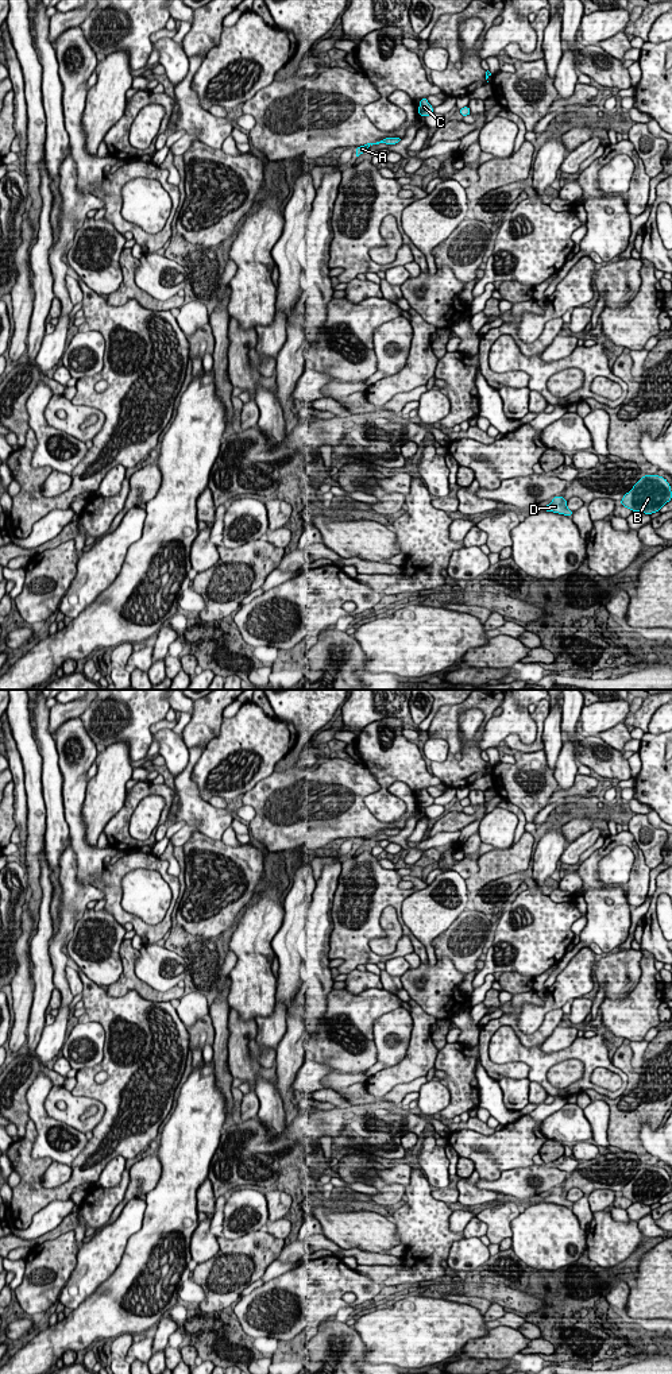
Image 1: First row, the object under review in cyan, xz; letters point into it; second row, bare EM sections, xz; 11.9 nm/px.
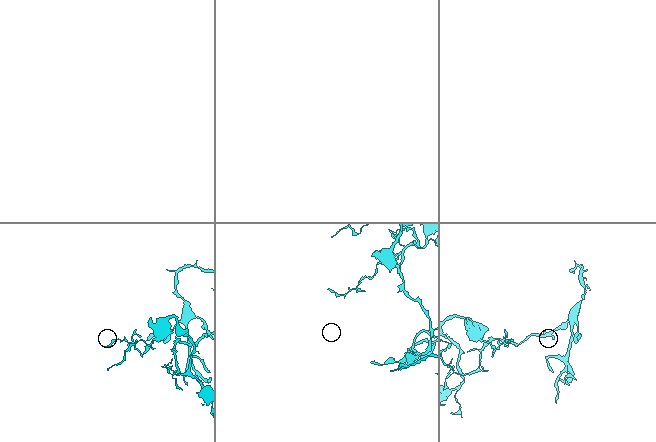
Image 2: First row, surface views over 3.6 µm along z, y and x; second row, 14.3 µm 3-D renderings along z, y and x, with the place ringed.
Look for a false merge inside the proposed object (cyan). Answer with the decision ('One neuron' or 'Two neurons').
One neuron

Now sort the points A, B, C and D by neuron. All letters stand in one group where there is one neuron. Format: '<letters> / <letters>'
A B C D

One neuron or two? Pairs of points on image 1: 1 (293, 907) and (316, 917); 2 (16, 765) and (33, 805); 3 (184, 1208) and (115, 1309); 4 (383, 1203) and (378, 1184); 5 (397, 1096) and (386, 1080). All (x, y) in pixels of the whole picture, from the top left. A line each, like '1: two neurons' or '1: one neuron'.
1: two neurons
2: two neurons
3: one neuron
4: one neuron
5: two neurons

